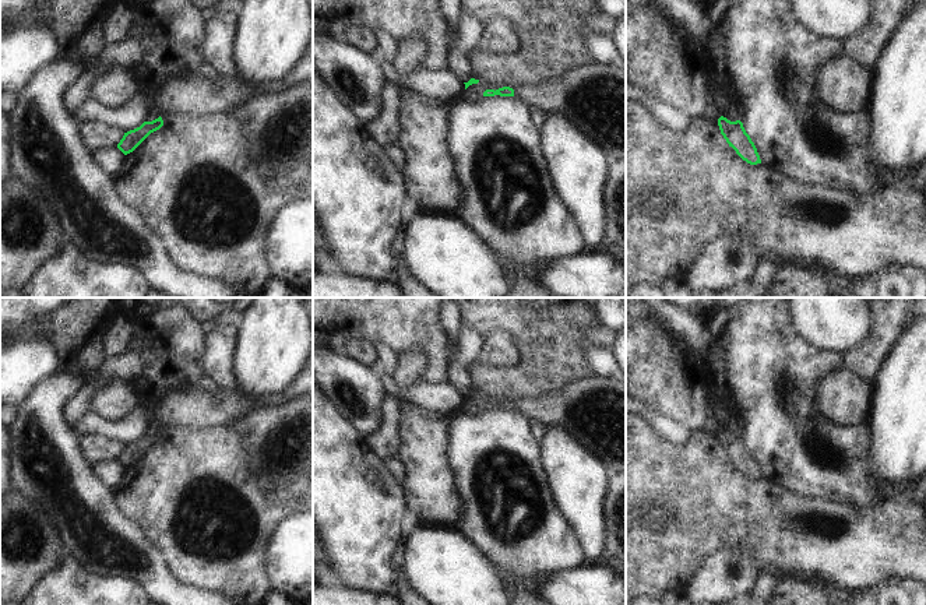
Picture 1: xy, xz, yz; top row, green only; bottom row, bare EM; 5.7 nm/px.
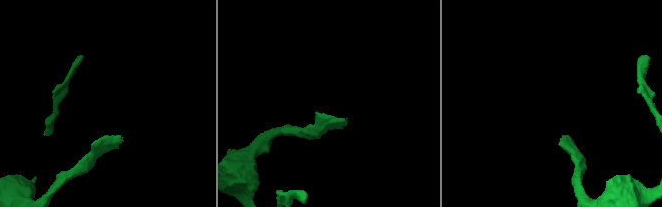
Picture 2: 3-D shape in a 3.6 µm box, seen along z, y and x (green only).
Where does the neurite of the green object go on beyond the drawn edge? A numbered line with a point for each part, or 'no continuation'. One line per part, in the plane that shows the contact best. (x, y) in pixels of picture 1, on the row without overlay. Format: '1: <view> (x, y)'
1: xz (592, 411)

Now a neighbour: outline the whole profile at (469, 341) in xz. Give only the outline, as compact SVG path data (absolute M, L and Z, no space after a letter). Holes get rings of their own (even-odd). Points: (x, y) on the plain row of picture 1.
M461 323L457 344L458 353L451 360L448 360L448 365L446 367L447 381L461 395L468 395L472 391L468 366L478 355L483 340L483 335Z

